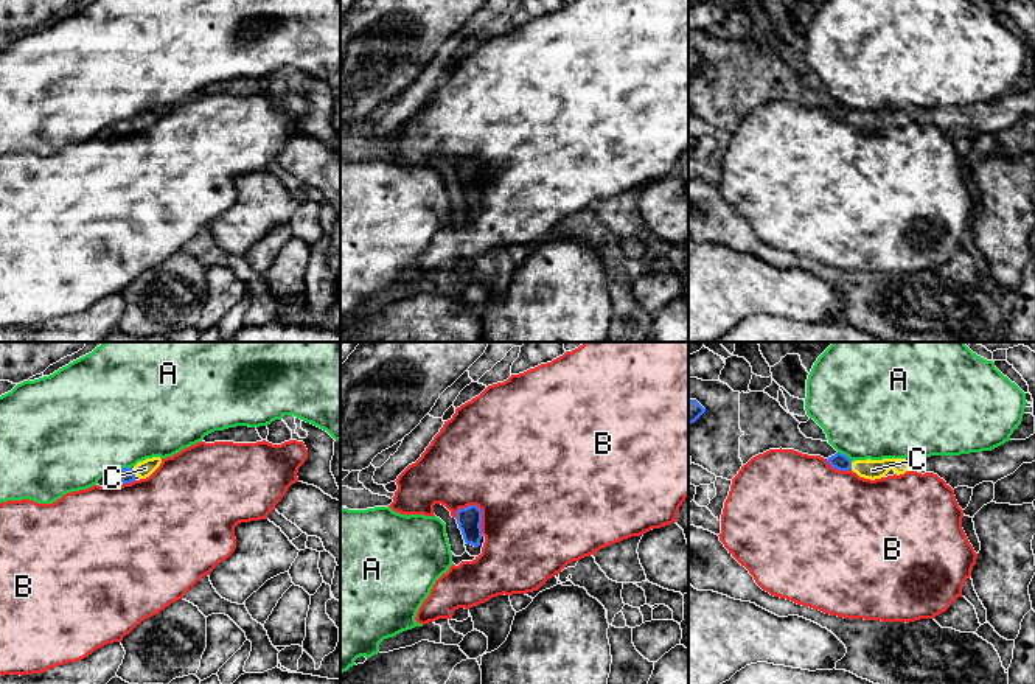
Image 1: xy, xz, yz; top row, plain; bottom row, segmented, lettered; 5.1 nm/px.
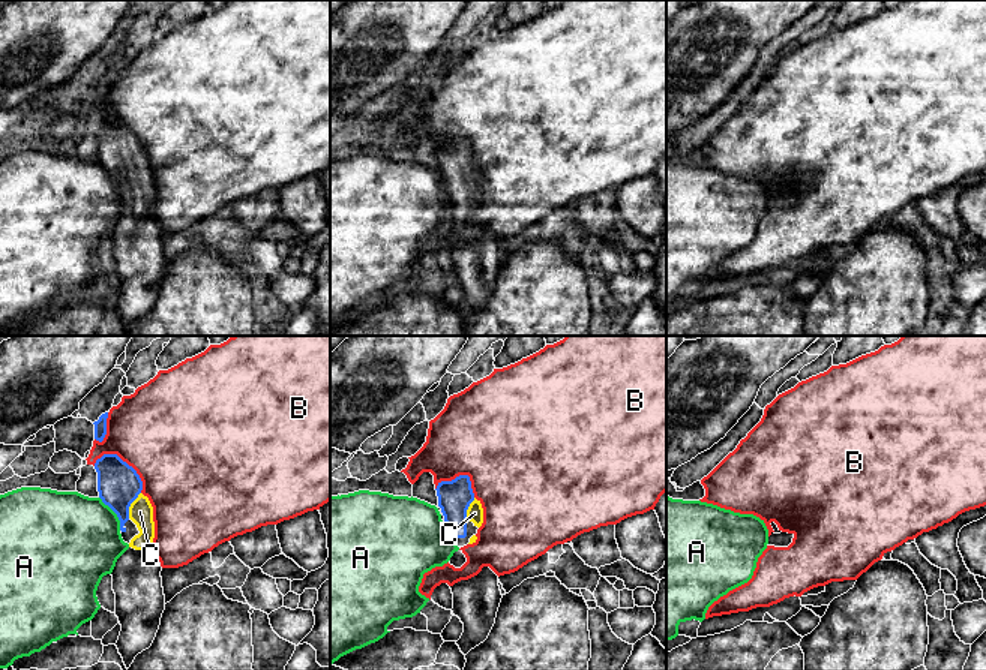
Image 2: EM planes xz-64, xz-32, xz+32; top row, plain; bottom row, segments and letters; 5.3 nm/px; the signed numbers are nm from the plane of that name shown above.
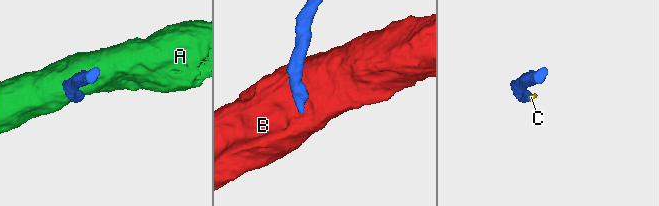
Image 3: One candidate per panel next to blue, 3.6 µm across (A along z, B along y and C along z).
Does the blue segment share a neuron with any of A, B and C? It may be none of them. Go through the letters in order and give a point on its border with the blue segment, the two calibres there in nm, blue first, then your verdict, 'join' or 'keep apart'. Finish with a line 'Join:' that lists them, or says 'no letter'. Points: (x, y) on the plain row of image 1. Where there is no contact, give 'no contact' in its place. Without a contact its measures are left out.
A: xy (121, 120) | 80/500 nm | keep apart
B: xz (480, 164) | 120/500 nm | keep apart
C: yz (850, 117) | 90/100 nm | join
Join: C

